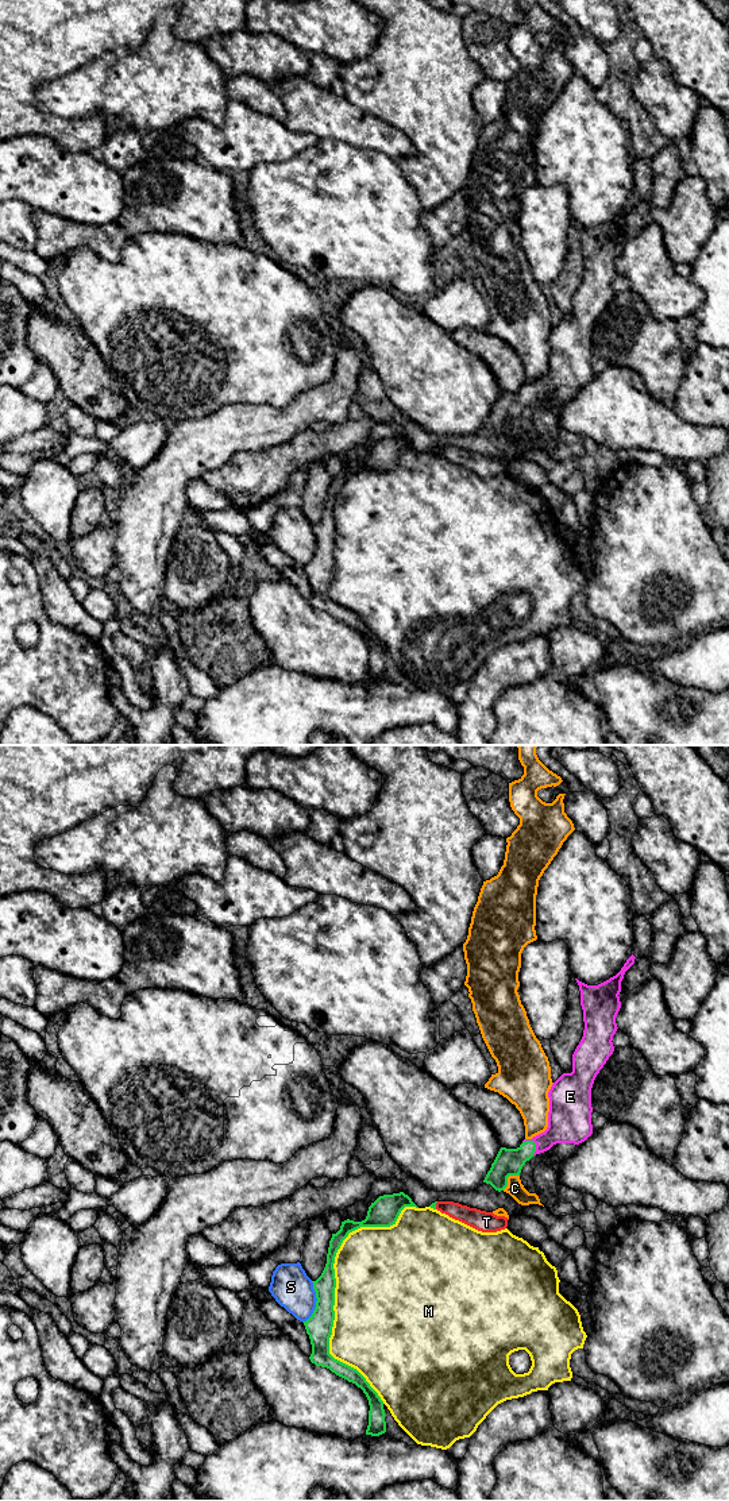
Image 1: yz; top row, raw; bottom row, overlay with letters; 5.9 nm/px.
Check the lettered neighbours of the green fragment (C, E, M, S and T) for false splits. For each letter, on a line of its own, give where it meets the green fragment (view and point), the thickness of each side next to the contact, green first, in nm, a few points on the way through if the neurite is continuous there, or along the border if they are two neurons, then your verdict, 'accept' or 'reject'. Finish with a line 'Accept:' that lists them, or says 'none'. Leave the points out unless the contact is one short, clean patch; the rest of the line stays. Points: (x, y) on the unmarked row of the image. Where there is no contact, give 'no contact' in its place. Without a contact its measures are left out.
C: meets green in yz at (506, 423); 160 nm thick on the green side, 100 nm on the other; border along yz (519, 419), (510, 419), (508, 428), (502, 433); reject
E: meets green in yz at (535, 388); 160 nm thick on the green side, 260 nm on the other; runs through yz (508, 406), (535, 388), (546, 385), (569, 363); accept
M: meets green in yz at (335, 531); 150 nm thick on the green side, 500 nm on the other; reject
S: meets green in yz at (316, 547); 160 nm thick on the green side, 240 nm on the other; border along yz (312, 525), (316, 551), (303, 566); reject
T: meets green in yz at (435, 450); 30 nm thick on the green side, 120 nm on the other; reject
Accept: E

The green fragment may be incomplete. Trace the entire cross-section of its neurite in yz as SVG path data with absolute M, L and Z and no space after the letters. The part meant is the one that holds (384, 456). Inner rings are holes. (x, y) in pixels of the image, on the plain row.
M404 436L383 439L371 447L364 464L354 466L347 463L342 466L340 474L332 478L329 485L325 512L321 520L312 525L317 545L312 560L304 566L312 589L310 606L316 610L327 611L336 620L355 628L366 638L370 649L366 679L371 680L379 680L386 676L383 645L356 613L335 603L329 598L329 582L335 564L336 522L333 508L338 494L350 476L360 471L390 471L396 468L405 451L418 452Z

